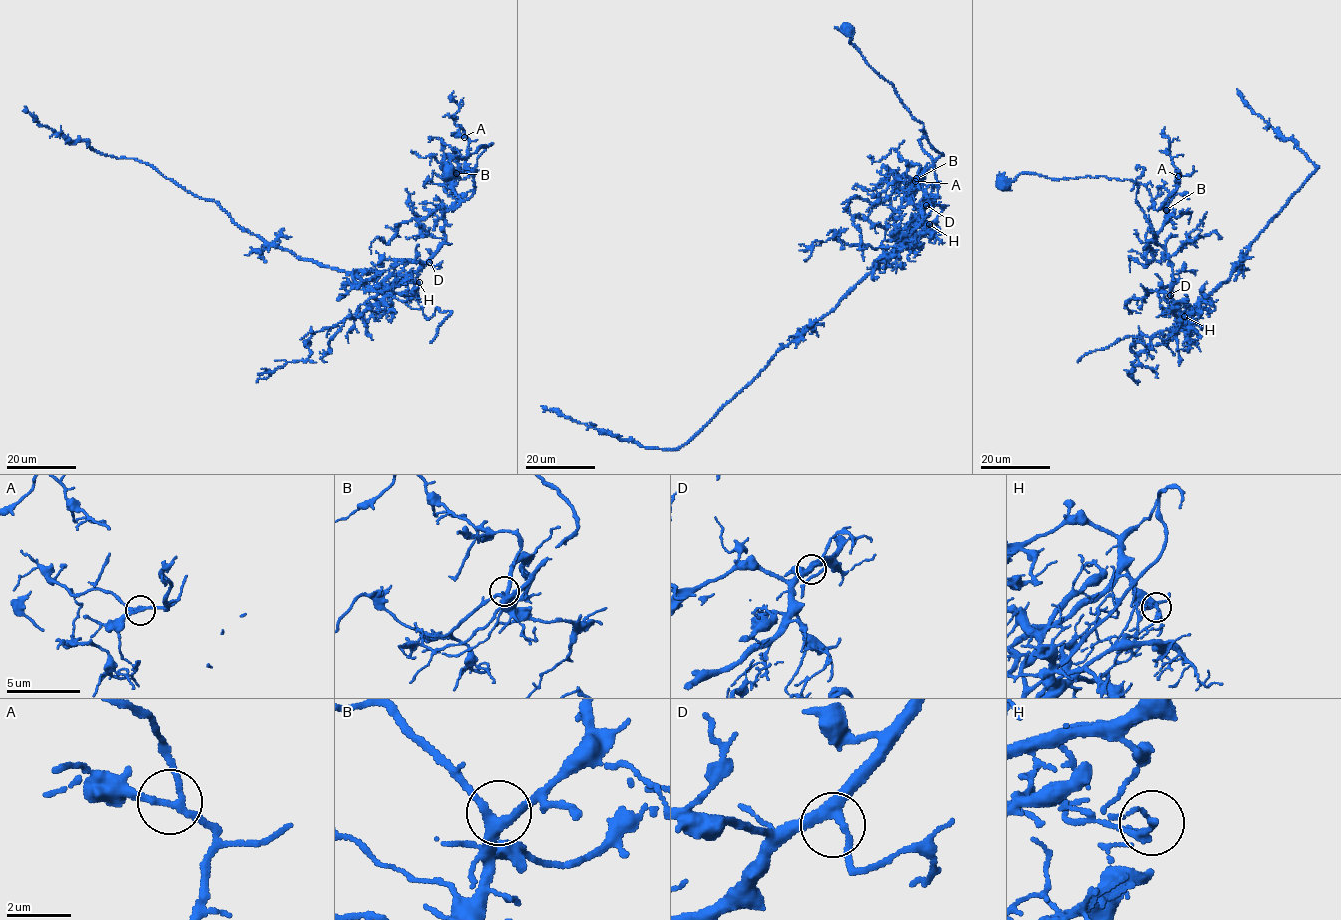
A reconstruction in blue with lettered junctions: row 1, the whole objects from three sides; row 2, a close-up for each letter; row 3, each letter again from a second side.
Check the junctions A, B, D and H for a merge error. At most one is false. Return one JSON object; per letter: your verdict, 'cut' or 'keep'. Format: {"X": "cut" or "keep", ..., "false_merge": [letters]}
{"A": "keep", "B": "keep", "D": "keep", "H": "cut", "false_merge": ["H"]}

